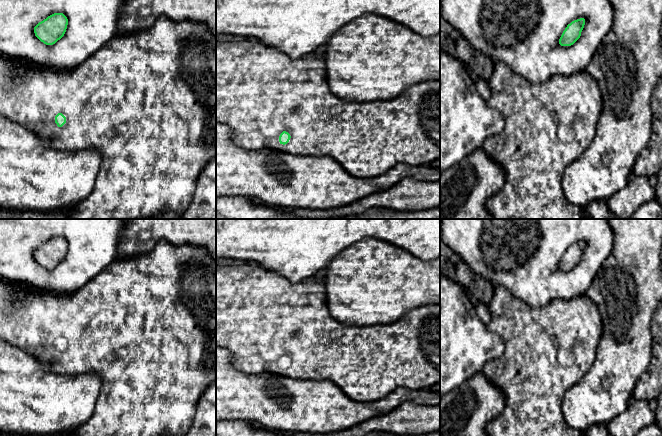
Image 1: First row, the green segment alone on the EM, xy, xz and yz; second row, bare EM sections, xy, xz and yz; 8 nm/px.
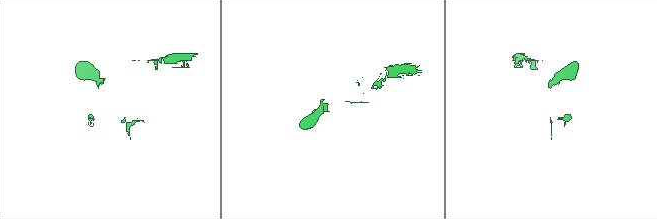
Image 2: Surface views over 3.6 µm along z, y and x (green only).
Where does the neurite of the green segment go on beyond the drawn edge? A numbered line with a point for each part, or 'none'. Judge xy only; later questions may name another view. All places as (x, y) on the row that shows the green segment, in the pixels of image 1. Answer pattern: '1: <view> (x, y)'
1: xy (146, 101)

